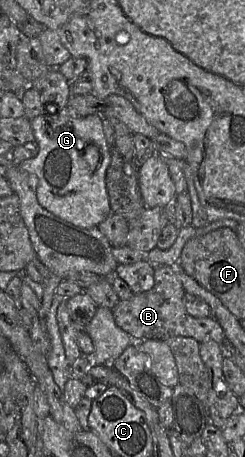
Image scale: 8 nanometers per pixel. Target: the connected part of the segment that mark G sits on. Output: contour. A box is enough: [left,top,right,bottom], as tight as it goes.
[17,111,112,228]

